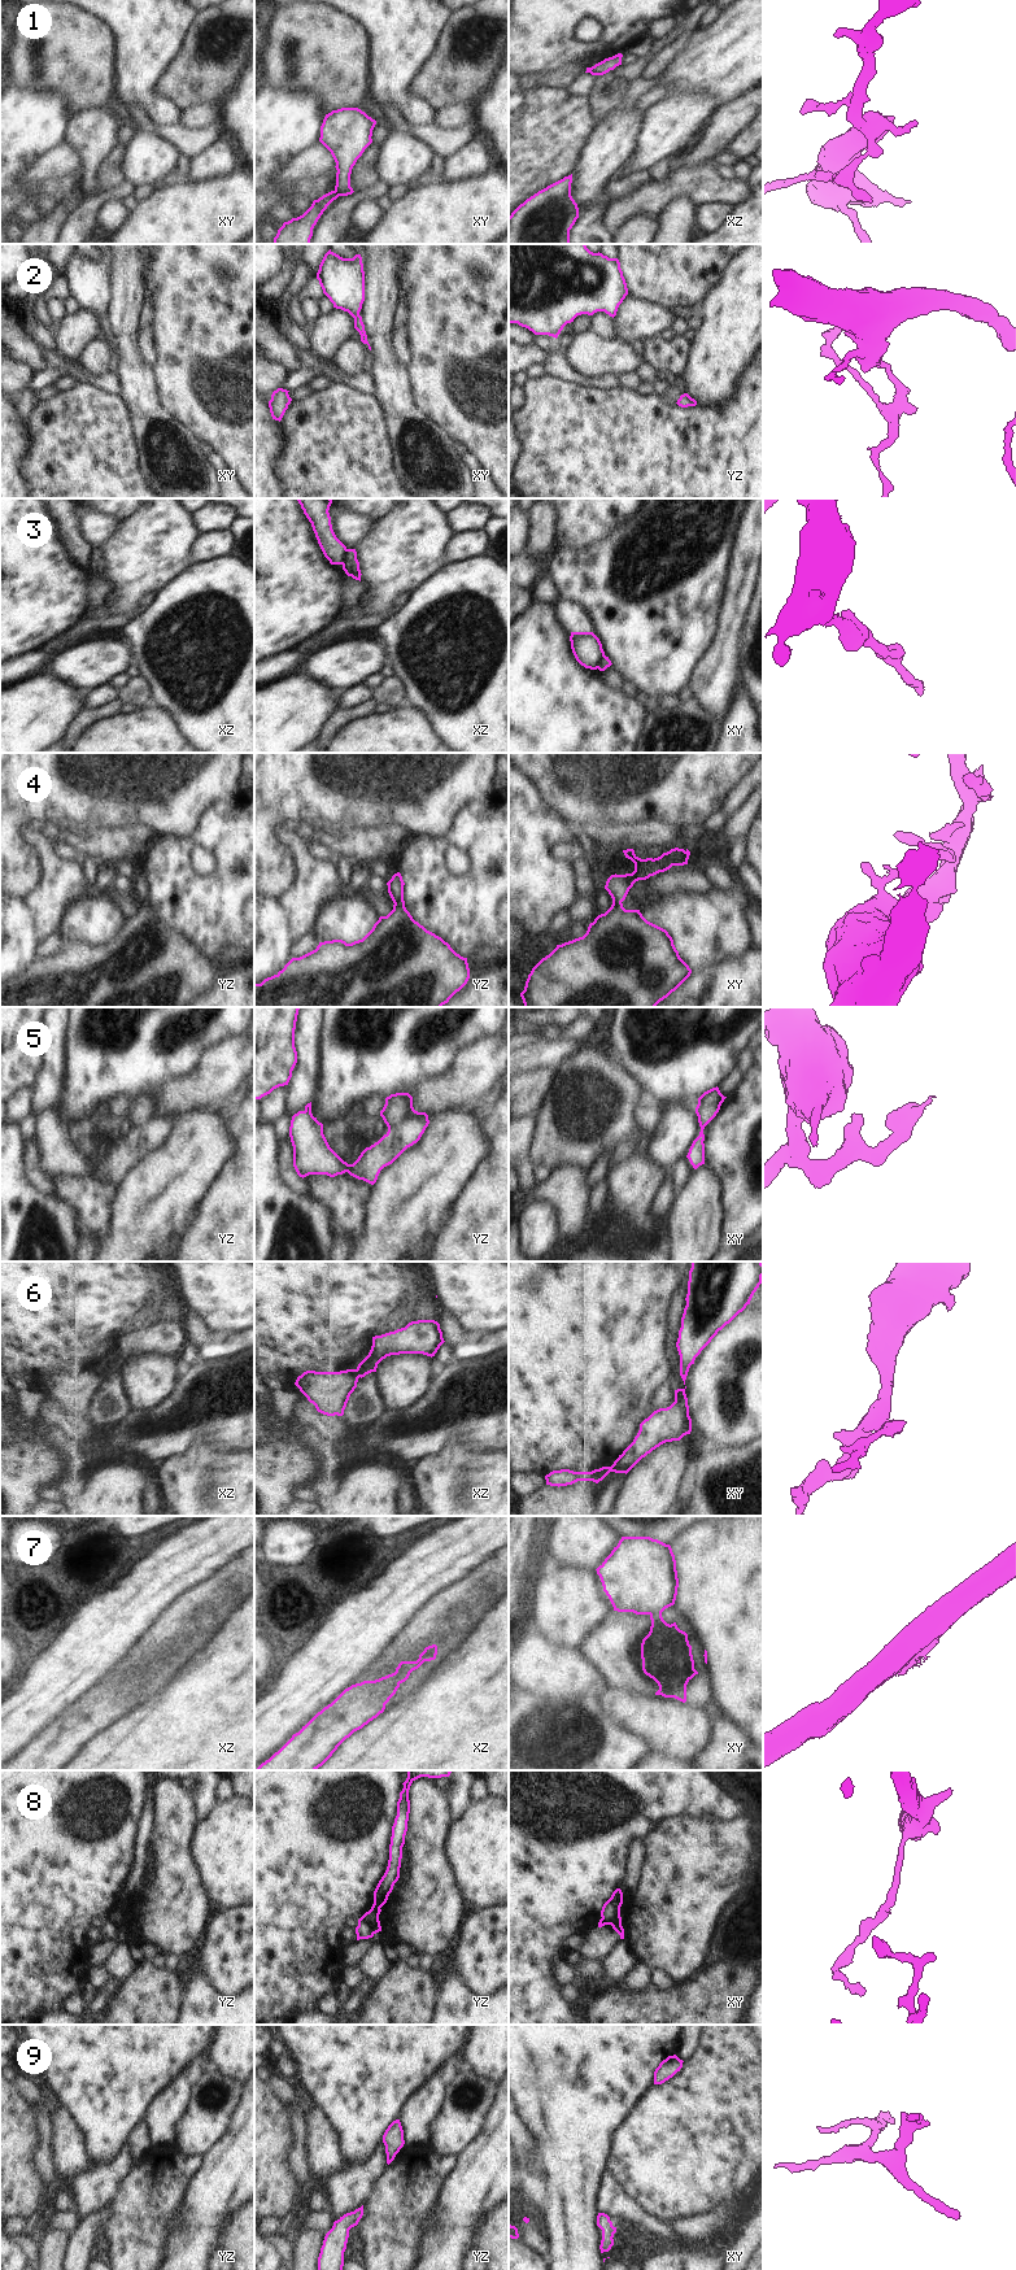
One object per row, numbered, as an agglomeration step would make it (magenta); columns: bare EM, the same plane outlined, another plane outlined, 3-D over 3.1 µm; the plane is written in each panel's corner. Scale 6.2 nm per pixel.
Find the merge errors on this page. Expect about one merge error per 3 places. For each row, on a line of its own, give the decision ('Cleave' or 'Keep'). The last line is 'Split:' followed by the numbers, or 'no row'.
1: Cleave
2: Keep
3: Cleave
4: Keep
5: Keep
6: Cleave
7: Cleave
8: Keep
9: Keep
Split: 1, 3, 6, 7.

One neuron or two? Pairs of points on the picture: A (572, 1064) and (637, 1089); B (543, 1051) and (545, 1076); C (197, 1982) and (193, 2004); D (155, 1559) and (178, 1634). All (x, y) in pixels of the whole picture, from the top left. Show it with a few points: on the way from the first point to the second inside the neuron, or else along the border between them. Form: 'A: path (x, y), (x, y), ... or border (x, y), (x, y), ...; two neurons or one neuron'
A: path (588, 1080), (597, 1089), (622, 1089); one neuron
B: border (556, 1070), (539, 1067), (522, 1072); two neurons
C: path (197, 1987), (197, 1999); one neuron
D: border (195, 1589), (181, 1595), (149, 1629); two neurons

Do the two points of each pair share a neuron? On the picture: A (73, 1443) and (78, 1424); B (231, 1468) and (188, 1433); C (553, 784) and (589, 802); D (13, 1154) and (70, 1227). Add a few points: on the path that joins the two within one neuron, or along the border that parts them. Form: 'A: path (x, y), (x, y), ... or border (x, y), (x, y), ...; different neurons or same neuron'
A: border (87, 1427), (83, 1430), (66, 1434); different neurons
B: border (227, 1450), (205, 1438), (184, 1454), (173, 1458); different neurons
C: path (562, 784), (571, 784), (580, 793); same neuron
D: path (13, 1173), (51, 1212); same neuron

